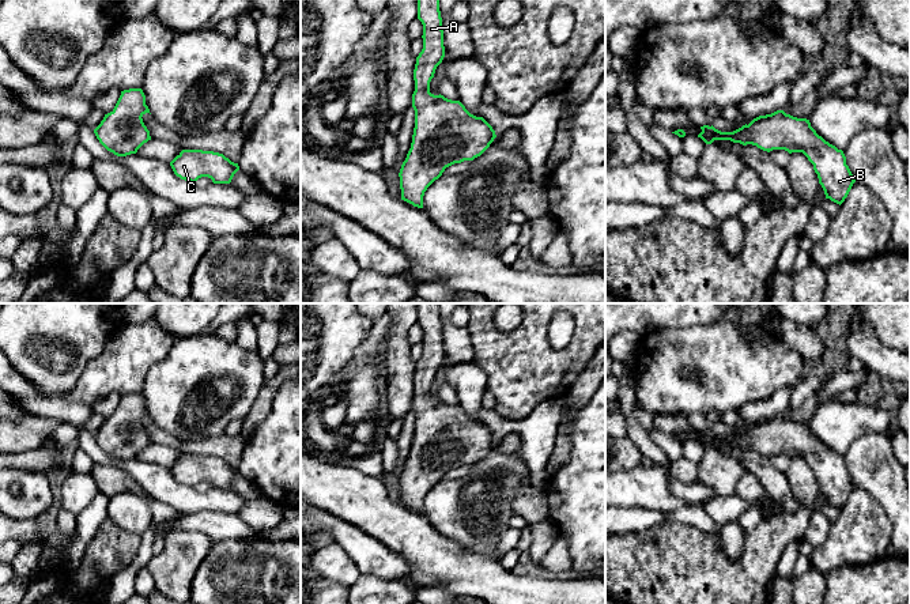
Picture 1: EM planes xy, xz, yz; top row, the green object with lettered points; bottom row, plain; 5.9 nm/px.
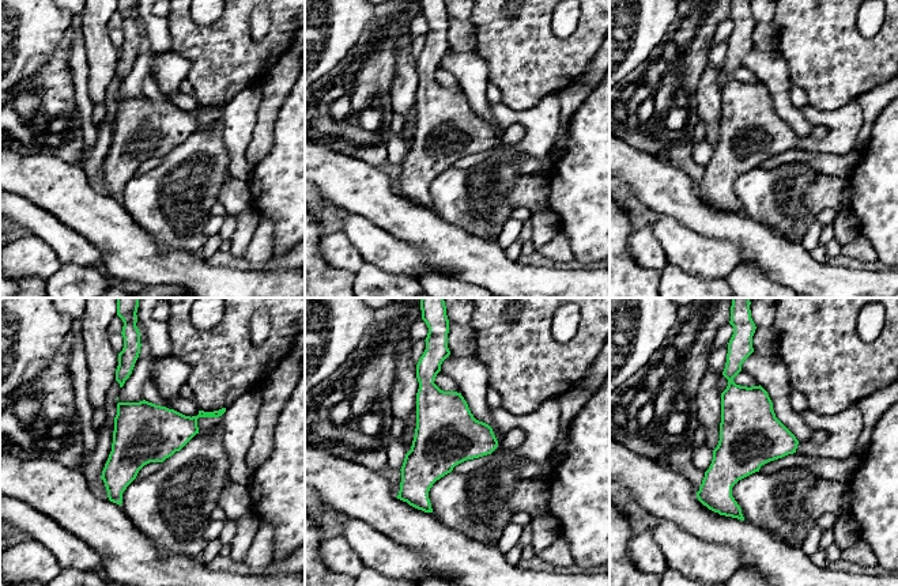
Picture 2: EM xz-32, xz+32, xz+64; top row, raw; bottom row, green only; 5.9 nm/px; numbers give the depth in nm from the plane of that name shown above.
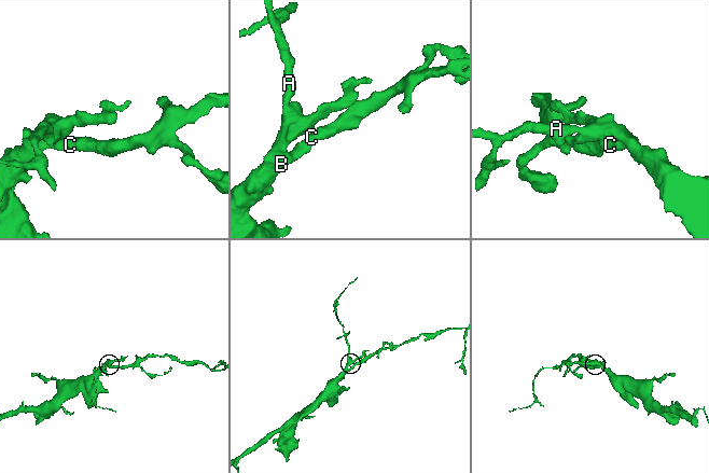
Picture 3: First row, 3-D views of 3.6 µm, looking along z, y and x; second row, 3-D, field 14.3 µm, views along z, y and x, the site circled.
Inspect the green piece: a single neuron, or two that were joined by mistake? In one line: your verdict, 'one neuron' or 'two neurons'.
one neuron

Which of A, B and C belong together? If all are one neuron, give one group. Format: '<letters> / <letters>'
A B C

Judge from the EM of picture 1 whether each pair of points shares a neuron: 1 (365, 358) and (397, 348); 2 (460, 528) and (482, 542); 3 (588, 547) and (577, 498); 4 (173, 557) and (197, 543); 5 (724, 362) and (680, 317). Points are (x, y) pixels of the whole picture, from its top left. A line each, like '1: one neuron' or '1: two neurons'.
1: two neurons
2: one neuron
3: one neuron
4: one neuron
5: two neurons

